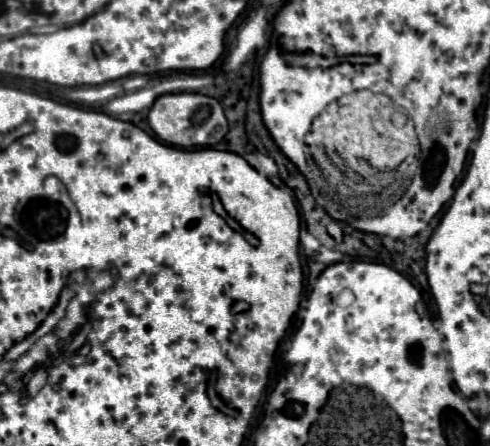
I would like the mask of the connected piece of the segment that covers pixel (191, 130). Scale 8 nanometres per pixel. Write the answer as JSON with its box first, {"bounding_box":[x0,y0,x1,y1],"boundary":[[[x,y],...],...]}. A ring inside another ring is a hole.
{"bounding_box":[148,93,228,149],"boundary":[[[200,93],[160,95],[150,109],[148,123],[162,141],[176,147],[184,147],[184,149],[212,147],[220,143],[222,137],[228,133],[228,121],[226,121],[222,105],[214,97],[200,95]]]}

